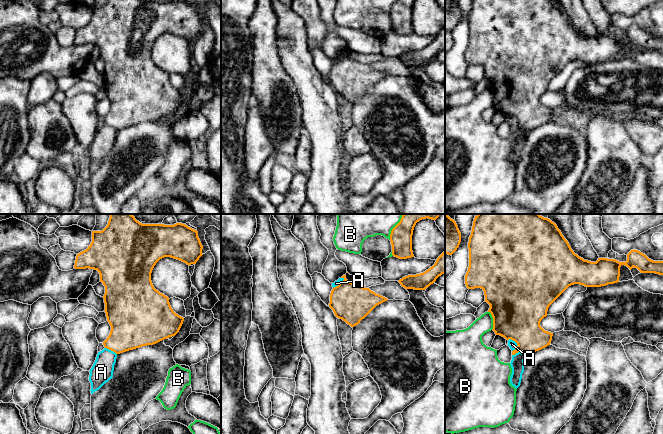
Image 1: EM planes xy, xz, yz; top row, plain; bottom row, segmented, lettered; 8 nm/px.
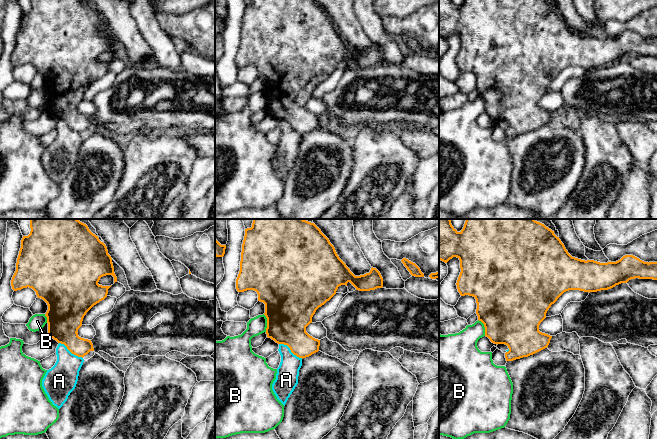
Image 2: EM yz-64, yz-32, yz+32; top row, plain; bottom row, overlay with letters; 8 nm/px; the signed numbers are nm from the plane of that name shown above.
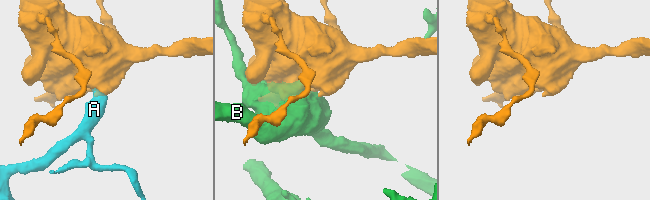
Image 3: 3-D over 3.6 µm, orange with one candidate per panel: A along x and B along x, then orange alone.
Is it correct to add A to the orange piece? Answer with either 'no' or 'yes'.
no

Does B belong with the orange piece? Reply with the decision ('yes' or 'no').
no

